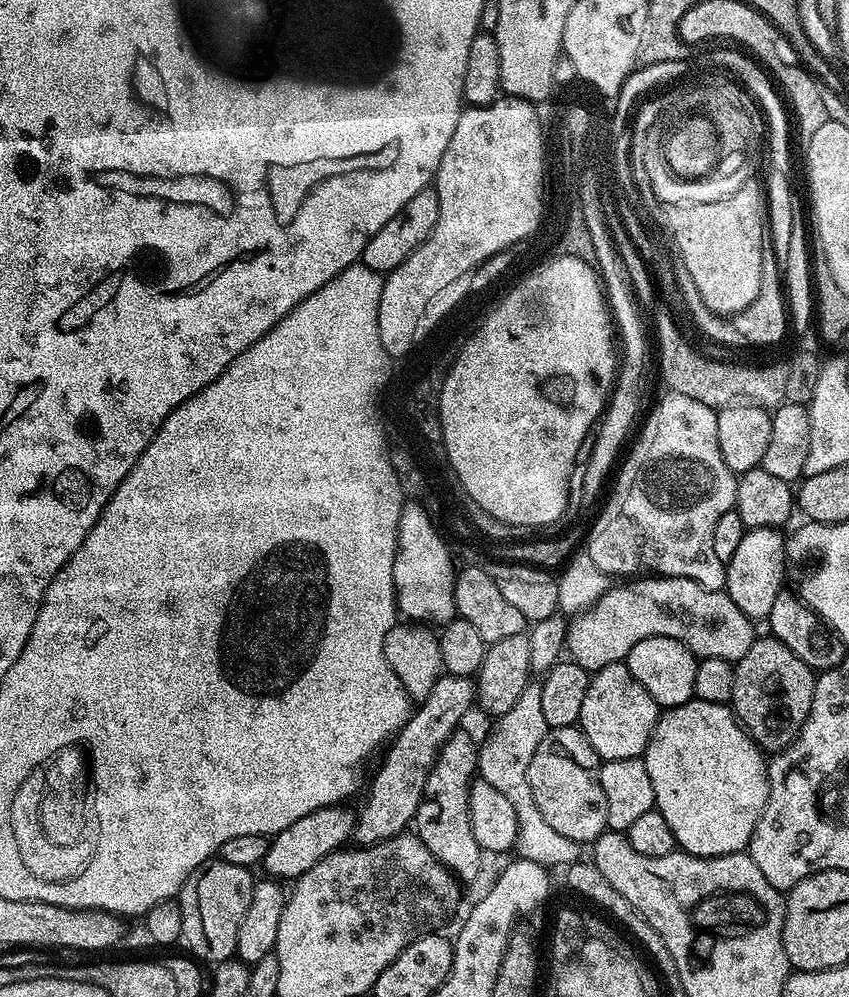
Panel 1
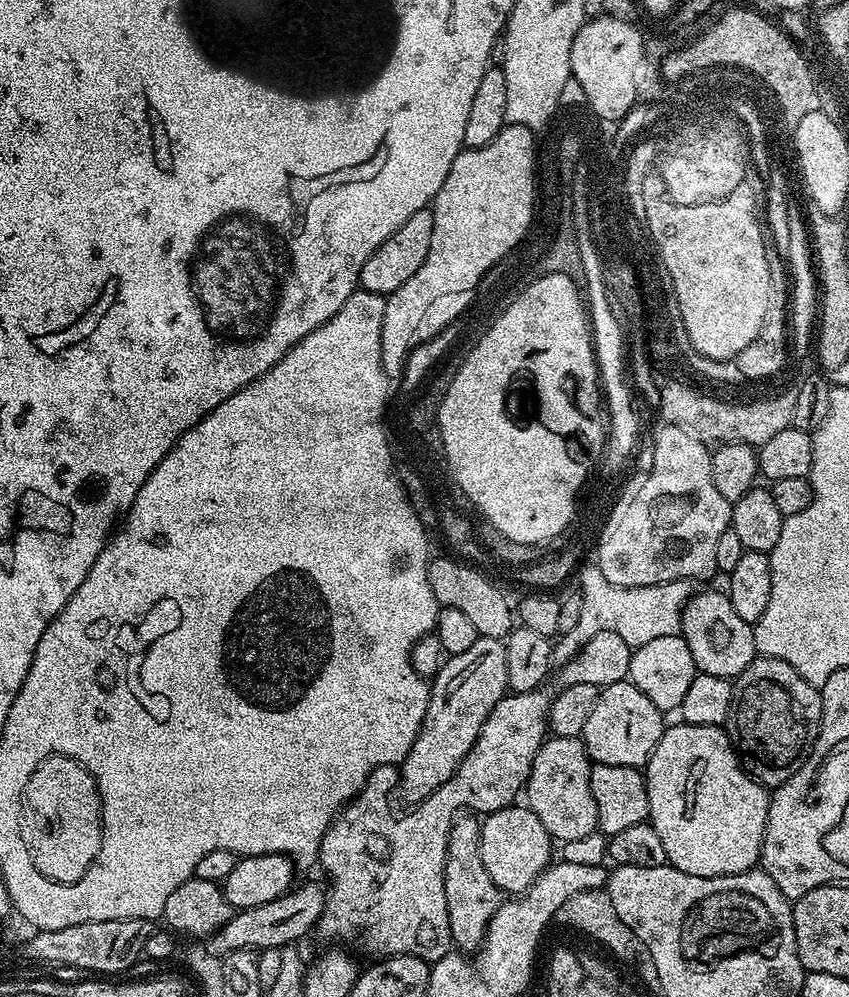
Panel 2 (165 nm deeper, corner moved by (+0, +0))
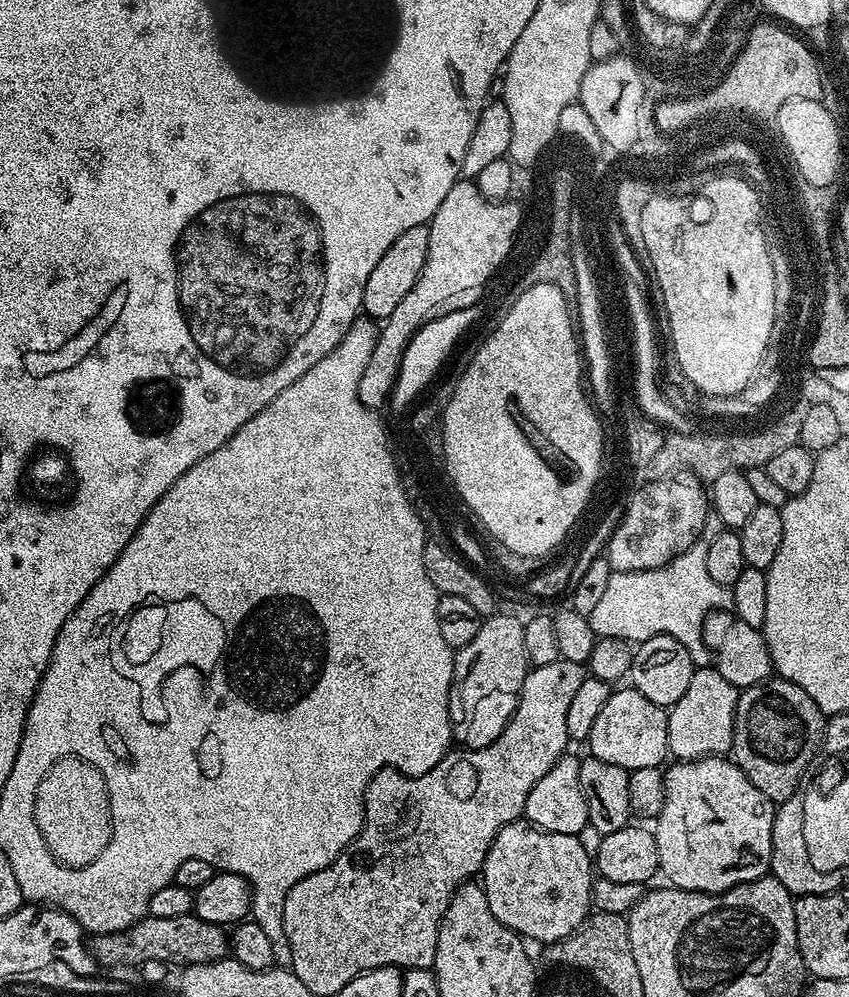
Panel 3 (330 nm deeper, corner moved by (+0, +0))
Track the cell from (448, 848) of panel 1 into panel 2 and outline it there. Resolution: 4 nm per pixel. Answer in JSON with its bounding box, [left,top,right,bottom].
[446,814,502,950]

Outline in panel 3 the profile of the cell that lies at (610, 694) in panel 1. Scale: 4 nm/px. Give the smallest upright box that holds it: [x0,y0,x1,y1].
[586,687,669,771]

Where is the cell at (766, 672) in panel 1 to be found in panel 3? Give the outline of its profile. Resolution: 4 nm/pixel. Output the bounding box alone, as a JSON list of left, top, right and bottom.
[731,678,826,802]

